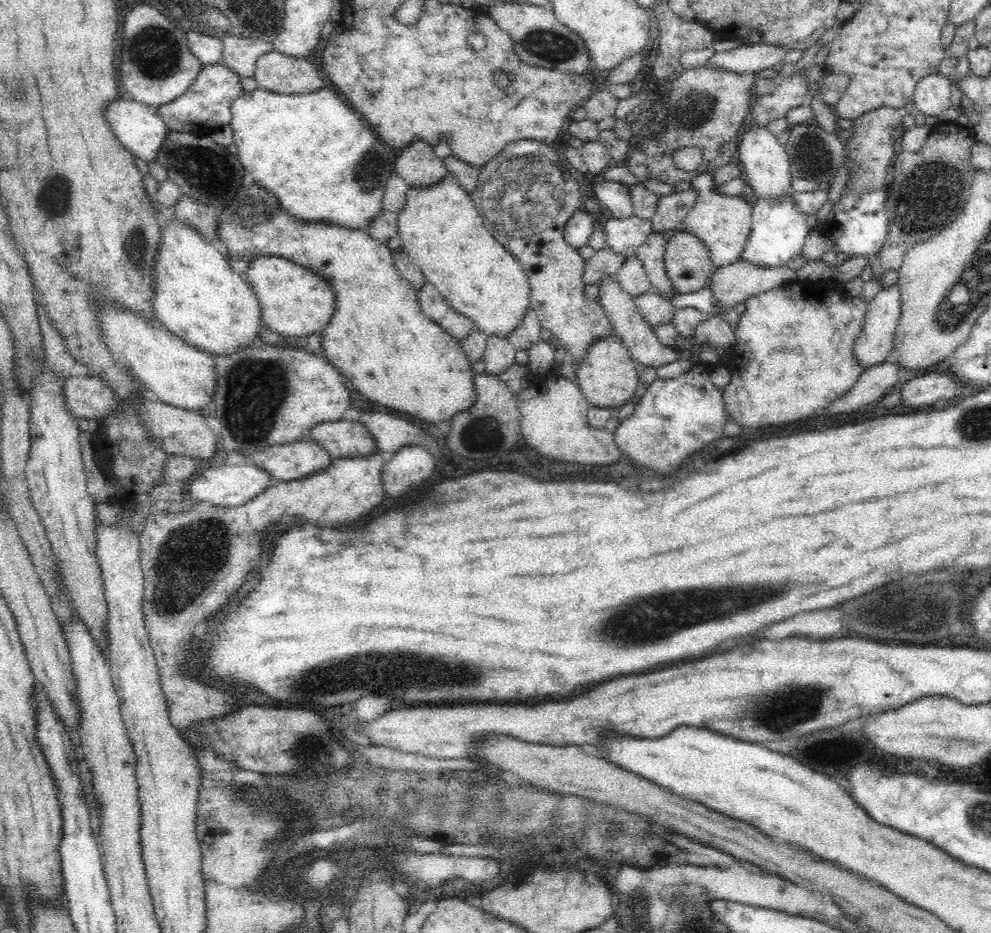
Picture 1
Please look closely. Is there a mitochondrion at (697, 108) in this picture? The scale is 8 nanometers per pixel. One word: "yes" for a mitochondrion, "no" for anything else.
yes

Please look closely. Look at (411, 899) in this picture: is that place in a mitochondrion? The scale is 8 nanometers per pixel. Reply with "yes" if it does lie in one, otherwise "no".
no

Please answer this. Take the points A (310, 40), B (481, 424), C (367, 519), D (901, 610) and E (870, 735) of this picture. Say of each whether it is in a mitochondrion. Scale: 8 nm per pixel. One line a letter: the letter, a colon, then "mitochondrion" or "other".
A: other
B: mitochondrion
C: other
D: mitochondrion
E: other

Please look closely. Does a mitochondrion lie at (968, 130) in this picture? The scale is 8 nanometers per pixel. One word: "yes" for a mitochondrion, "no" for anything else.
no

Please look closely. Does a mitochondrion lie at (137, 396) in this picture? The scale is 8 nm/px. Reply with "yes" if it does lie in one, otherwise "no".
no

